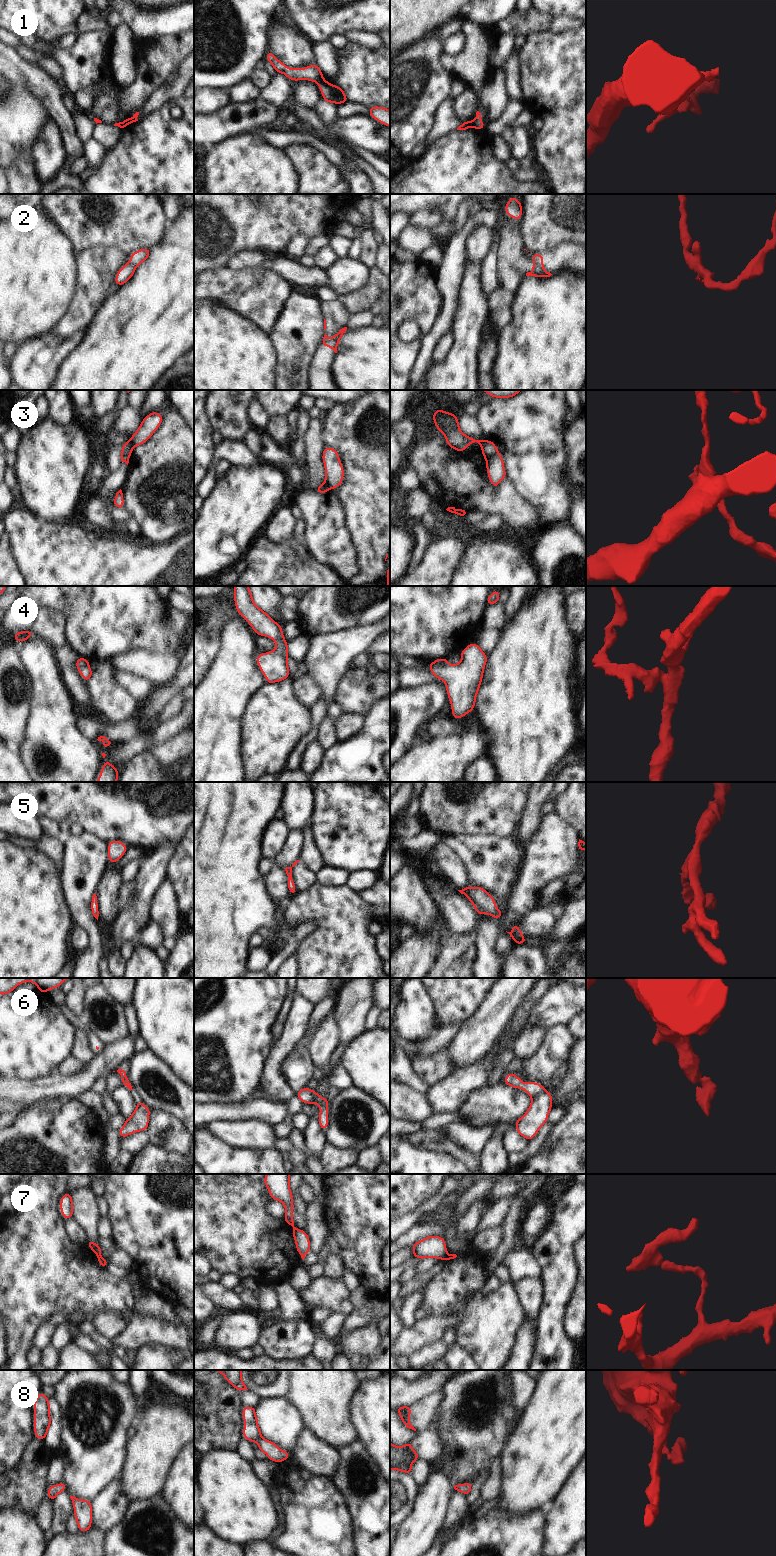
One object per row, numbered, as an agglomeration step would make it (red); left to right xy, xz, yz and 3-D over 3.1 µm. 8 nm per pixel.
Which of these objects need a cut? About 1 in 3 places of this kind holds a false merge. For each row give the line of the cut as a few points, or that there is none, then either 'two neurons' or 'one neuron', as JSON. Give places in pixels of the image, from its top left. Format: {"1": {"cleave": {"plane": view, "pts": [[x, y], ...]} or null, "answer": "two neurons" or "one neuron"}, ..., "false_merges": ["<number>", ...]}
{"1": {"cleave": {"plane": "xz", "pts": [[323, 79], [317, 82]]}, "answer": "two neurons"}, "2": {"cleave": {"plane": "yz", "pts": [[532, 259], [542, 264]]}, "answer": "two neurons"}, "3": {"cleave": {"plane": "xz", "pts": [[324, 482], [330, 488]]}, "answer": "two neurons"}, "4": {"cleave": {"plane": "yz", "pts": [[447, 662], [430, 669]]}, "answer": "two neurons"}, "5": {"cleave": null, "answer": "one neuron"}, "6": {"cleave": null, "answer": "one neuron"}, "7": {"cleave": {"plane": "yz", "pts": [[447, 1256], [444, 1259]]}, "answer": "two neurons"}, "8": {"cleave": null, "answer": "one neuron"}, "false_merges": ["1", "2", "3", "4", "7"]}

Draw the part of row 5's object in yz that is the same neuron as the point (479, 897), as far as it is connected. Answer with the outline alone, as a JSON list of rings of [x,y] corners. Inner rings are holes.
[[[467,885],[464,889],[458,891],[469,899],[478,915],[487,914],[500,920],[503,911],[496,907],[494,896],[489,894],[482,886],[474,888]]]

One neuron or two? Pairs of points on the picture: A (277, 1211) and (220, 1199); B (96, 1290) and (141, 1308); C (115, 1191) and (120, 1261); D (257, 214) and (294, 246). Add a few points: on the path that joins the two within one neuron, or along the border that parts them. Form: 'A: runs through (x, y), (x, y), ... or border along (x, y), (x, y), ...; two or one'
A: border along (268, 1201), (267, 1212), (275, 1218), (282, 1219); two
B: border along (137, 1299), (134, 1312); two
C: border along (118, 1248), (130, 1257), (133, 1268); two
D: border along (311, 236), (297, 234), (285, 251); two

